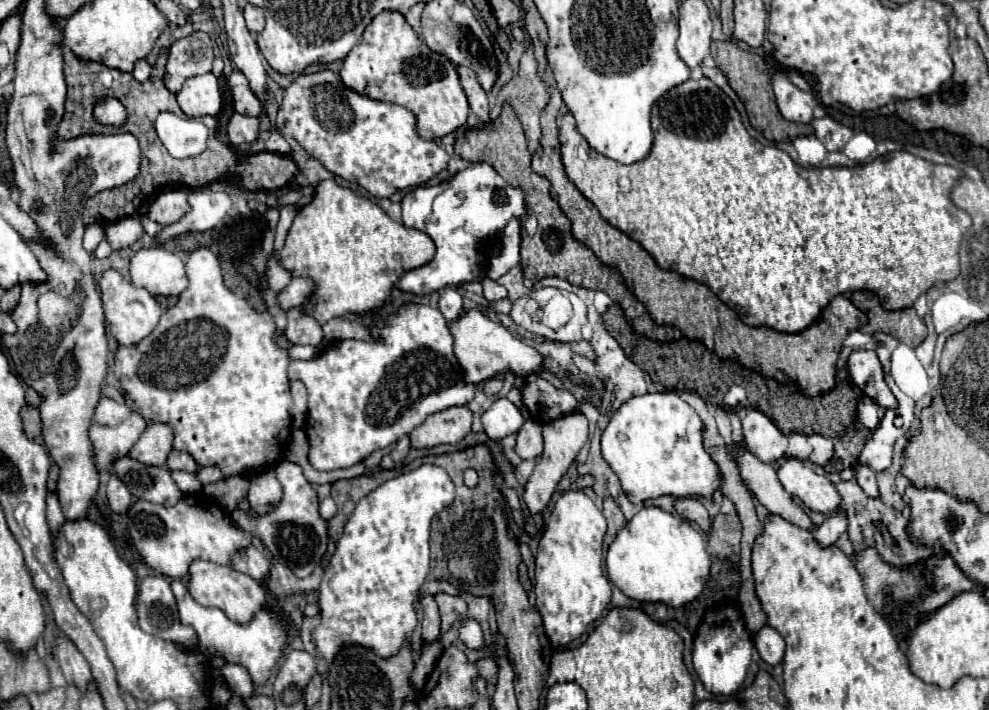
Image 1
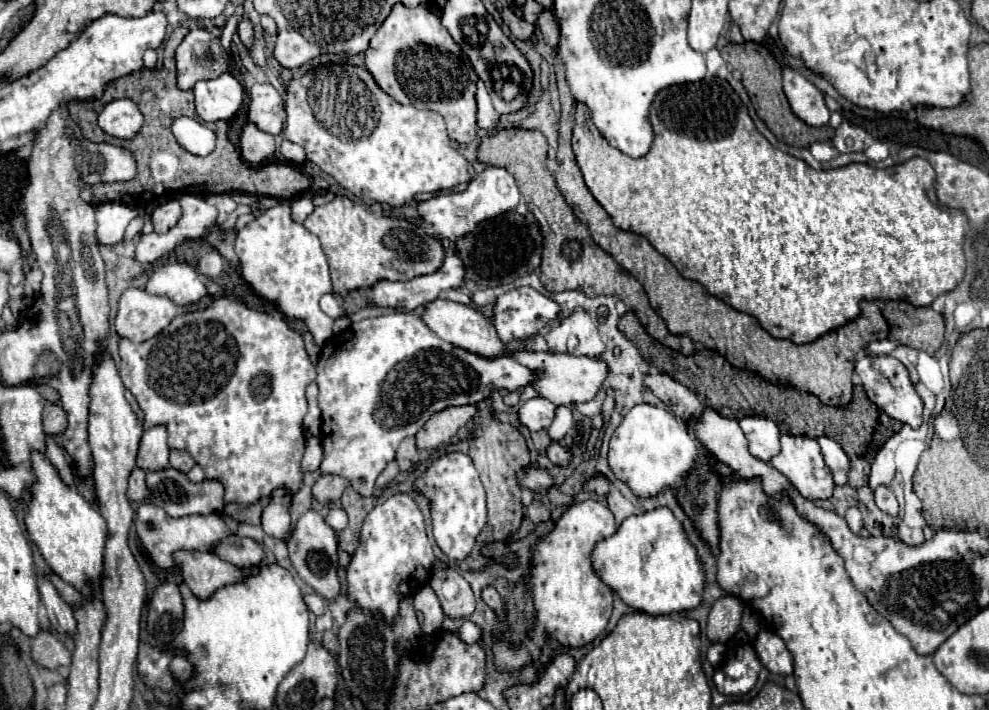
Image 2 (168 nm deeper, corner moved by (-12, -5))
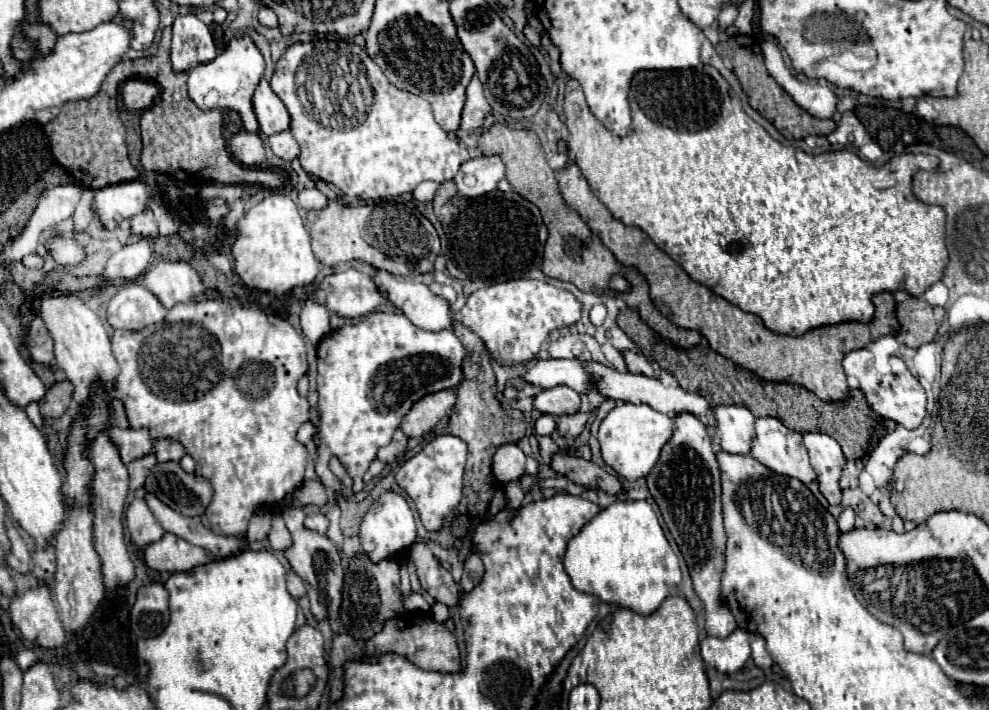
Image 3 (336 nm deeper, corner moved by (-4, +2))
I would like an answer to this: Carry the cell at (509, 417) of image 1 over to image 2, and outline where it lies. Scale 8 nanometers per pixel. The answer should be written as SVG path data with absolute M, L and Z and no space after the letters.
M533 398L529 402L525 402L519 410L519 420L531 430L531 432L537 432L537 430L543 430L543 428L549 428L549 424L553 422L555 418L555 410L557 406L545 398Z

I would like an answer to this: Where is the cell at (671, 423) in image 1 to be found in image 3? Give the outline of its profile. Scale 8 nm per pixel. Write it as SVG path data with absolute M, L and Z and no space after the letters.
M619 403L601 421L599 427L601 455L605 463L617 471L619 477L627 481L637 481L641 477L647 477L647 473L655 467L663 445L673 437L673 433L675 433L675 423L667 415L651 409L649 405Z

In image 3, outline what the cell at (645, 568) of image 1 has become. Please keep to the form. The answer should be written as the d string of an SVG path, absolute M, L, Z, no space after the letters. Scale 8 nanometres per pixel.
M617 501L603 509L593 521L589 521L577 537L573 537L567 545L565 553L565 571L577 591L597 595L605 603L615 603L619 607L633 609L635 613L649 615L659 609L659 605L673 593L673 589L681 583L679 559L673 553L659 519L653 507L647 501Z

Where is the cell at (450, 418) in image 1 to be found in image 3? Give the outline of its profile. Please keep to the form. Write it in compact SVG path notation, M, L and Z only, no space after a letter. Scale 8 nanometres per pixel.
M445 389L441 393L431 393L413 405L413 409L401 421L401 429L407 437L421 437L429 433L439 419L443 419L455 405L457 393L455 389Z

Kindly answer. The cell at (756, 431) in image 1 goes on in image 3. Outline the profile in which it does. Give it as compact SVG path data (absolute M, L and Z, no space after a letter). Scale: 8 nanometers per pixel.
M717 405L715 409L715 437L723 451L749 455L755 439L755 415L741 405Z

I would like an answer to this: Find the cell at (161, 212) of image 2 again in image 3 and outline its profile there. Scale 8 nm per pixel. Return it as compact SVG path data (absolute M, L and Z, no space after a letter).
M145 209L143 213L135 215L131 219L131 233L133 235L141 235L141 237L157 237L157 219L153 215L153 211Z

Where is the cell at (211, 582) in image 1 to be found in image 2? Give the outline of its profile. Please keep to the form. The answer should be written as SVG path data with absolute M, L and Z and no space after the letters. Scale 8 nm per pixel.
M177 550L173 558L177 564L175 570L183 576L191 592L201 600L209 598L215 590L223 588L225 584L233 584L245 578L245 574L237 566L223 562L211 552Z

